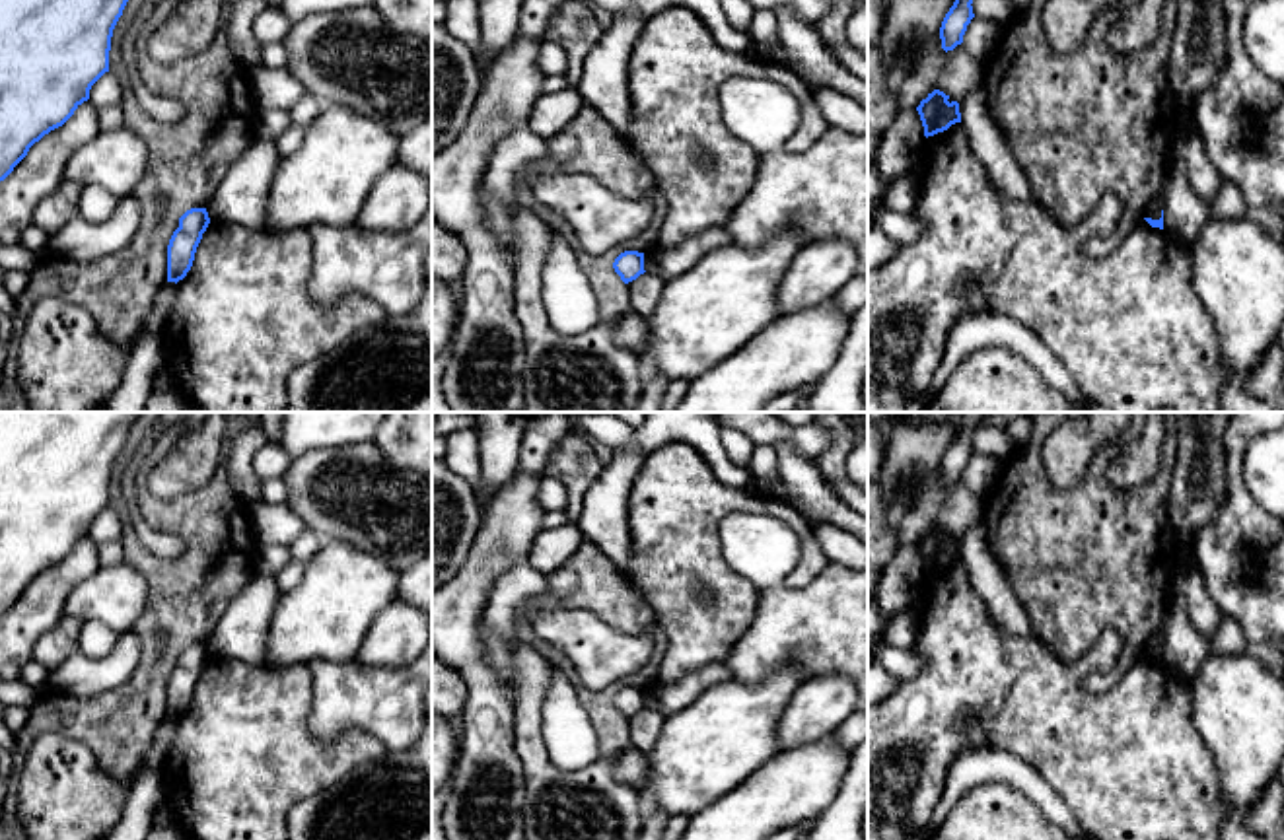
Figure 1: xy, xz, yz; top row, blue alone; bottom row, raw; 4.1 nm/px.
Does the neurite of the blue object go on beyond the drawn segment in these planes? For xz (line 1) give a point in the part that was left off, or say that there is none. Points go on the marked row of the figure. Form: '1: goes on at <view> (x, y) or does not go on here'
1: does not go on here

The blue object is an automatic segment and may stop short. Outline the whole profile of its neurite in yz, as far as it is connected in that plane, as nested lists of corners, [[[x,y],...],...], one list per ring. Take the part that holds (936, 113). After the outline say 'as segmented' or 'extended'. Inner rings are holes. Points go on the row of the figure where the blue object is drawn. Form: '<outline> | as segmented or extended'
[[[934,89],[916,107],[926,138],[947,130],[955,122],[961,122],[959,103],[957,101],[949,103],[947,99],[949,95],[945,95],[940,89]]] | as segmented

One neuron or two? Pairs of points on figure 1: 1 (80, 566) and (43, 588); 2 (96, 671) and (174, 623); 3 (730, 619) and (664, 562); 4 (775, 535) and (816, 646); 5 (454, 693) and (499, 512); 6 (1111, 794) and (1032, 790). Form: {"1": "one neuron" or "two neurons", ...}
{"1": "one neuron", "2": "two neurons", "3": "one neuron", "4": "one neuron", "5": "two neurons", "6": "two neurons"}

